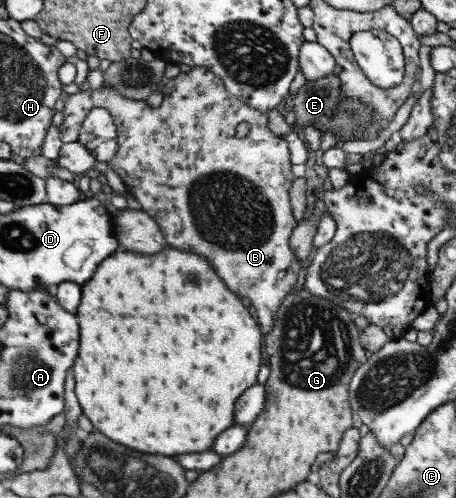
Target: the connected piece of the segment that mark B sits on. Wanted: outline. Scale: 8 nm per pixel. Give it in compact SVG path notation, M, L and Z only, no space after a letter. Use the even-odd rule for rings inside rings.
M194 66L191 67L189 72L178 73L175 77L167 80L162 95L162 103L158 108L150 108L142 100L130 100L122 97L122 95L120 95L118 91L114 91L112 87L101 87L99 89L89 88L85 91L71 89L68 91L68 96L64 101L64 110L62 110L64 121L62 125L58 127L61 140L63 144L76 141L79 136L79 126L88 115L88 112L92 108L104 108L112 118L117 135L116 154L112 156L113 160L106 162L109 167L108 170L114 171L114 173L120 177L120 180L126 188L126 192L140 204L140 210L154 219L156 225L160 227L164 239L172 248L176 248L176 250L180 250L180 252L192 252L192 254L198 254L198 256L206 258L208 264L212 264L216 276L220 276L220 280L226 284L226 288L228 288L230 292L234 292L234 294L240 296L240 298L248 298L250 304L254 306L257 312L256 320L258 320L258 322L256 322L256 324L258 324L260 334L266 334L270 331L274 315L278 310L278 306L280 306L281 300L284 300L284 296L293 290L292 286L294 286L296 278L298 278L298 272L300 272L300 268L303 268L302 262L298 261L298 257L294 255L294 252L289 246L291 230L298 222L294 220L289 204L288 190L292 185L294 177L291 174L287 143L282 136L275 136L272 132L267 130L266 114L261 114L249 108L248 105L241 104L237 99L234 99L234 96L230 96L223 87L220 78L212 74L212 72L208 72L208 68ZM241 122L247 123L248 134L246 134L244 138L235 138L235 128L237 124Z

